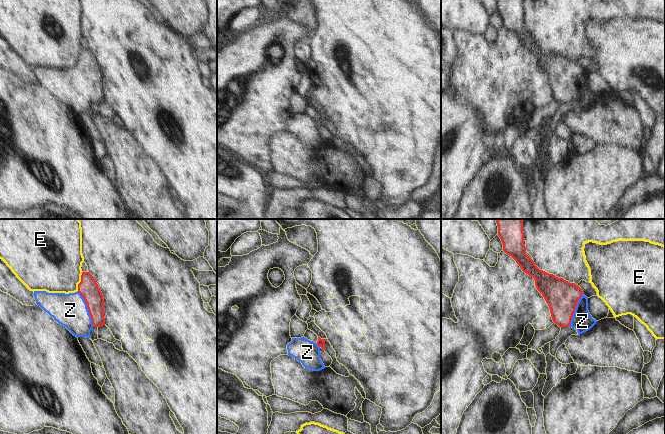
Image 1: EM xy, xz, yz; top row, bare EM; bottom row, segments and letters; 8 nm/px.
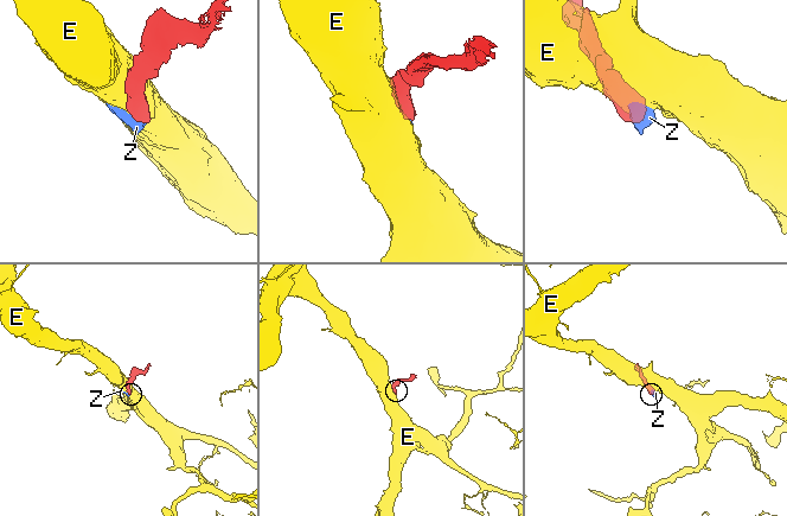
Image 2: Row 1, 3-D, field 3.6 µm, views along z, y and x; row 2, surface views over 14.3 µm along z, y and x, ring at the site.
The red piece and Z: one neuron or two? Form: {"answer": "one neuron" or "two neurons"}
{"answer": "one neuron"}

